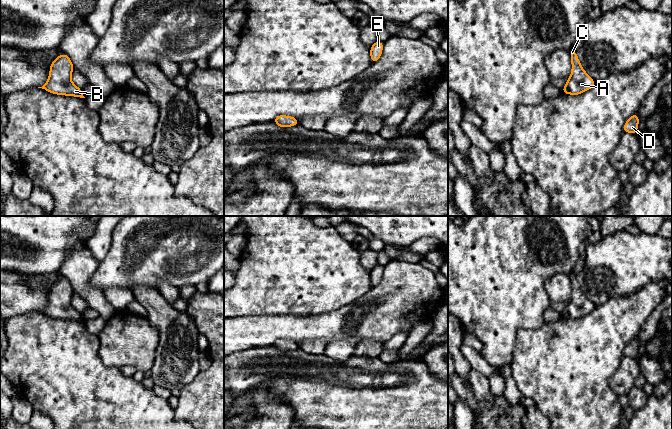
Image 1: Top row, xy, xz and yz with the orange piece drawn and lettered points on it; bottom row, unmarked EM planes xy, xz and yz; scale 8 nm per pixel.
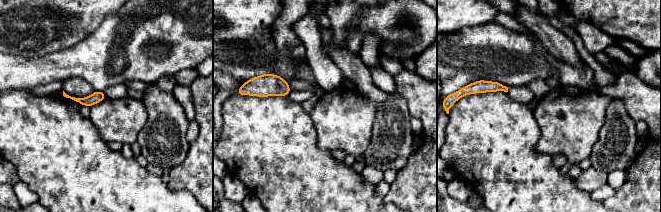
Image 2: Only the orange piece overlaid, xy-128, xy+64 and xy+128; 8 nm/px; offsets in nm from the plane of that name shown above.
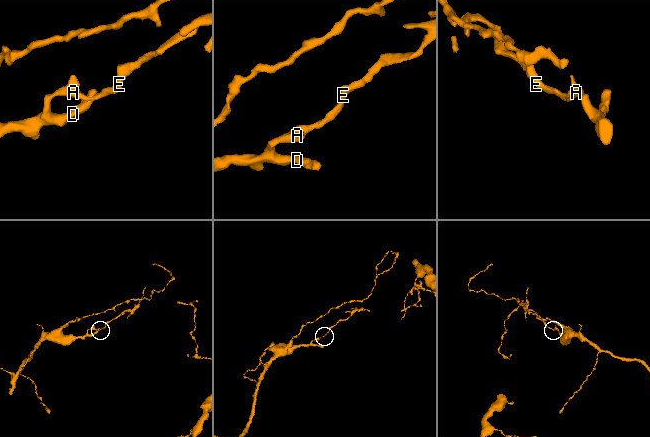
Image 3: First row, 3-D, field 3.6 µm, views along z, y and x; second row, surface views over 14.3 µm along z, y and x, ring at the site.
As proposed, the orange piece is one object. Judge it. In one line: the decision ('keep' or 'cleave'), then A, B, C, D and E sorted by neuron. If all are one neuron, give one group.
keep; A B C D E

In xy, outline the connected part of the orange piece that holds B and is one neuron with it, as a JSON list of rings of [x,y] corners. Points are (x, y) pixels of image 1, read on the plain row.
[[[65,277],[58,280],[51,288],[47,306],[42,312],[52,318],[85,322],[82,313],[71,304],[74,289]]]

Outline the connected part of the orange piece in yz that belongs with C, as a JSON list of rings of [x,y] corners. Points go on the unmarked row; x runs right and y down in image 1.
[[[574,273],[569,274],[571,280],[572,294],[562,317],[570,319],[579,319],[590,314],[596,306],[585,296],[579,286],[579,282]]]

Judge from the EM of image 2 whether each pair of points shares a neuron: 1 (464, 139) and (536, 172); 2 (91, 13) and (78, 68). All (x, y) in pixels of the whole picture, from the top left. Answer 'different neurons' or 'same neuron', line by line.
1: same neuron
2: different neurons

